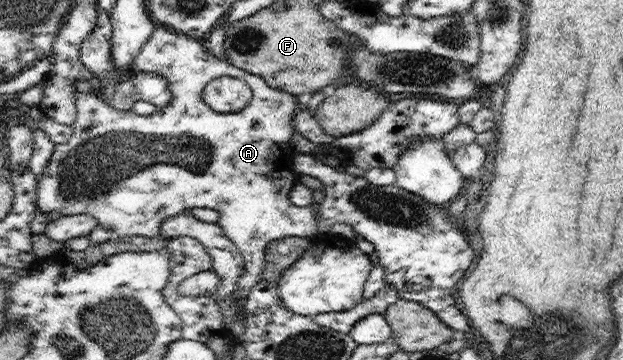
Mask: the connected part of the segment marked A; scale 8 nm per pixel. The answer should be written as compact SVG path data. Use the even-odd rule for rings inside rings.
M158 24L154 28L154 31L150 34L149 40L143 45L141 52L134 58L131 64L136 72L144 71L147 73L155 73L167 78L171 78L171 93L173 98L171 100L171 106L167 106L165 110L157 109L150 116L143 118L141 115L133 113L131 111L119 111L113 108L108 102L101 99L97 93L83 93L75 90L75 106L77 108L77 115L75 123L73 123L72 136L67 143L62 146L57 145L53 150L53 155L46 166L45 172L42 176L37 176L38 187L36 188L36 206L45 214L49 216L51 220L55 221L59 218L65 218L67 216L79 216L85 214L95 218L97 226L104 226L110 228L115 238L121 237L133 237L135 235L144 237L154 237L161 227L161 223L169 217L175 217L183 213L183 211L189 211L193 208L207 208L217 211L221 216L221 220L216 224L223 229L223 234L233 241L233 244L239 249L239 252L244 256L244 272L239 277L238 290L226 298L219 297L217 299L218 305L221 307L223 313L223 322L225 328L229 329L234 323L237 315L243 313L244 300L249 294L250 288L258 284L263 280L262 270L266 266L266 246L269 242L275 239L283 237L310 237L315 239L318 237L318 222L317 214L313 207L298 208L295 204L291 203L289 199L289 192L299 181L299 174L294 172L294 166L292 160L296 156L297 152L294 151L291 145L291 137L294 134L295 127L293 127L293 115L295 115L295 107L299 103L297 95L289 94L286 91L276 90L274 87L268 86L267 82L259 76L253 76L245 70L239 70L235 68L225 58L218 59L215 55L212 55L207 49L206 45L199 43L198 39L191 38L186 34L179 31L173 31L170 27ZM220 76L232 76L233 78L241 78L245 80L245 83L252 89L251 102L246 111L233 114L221 114L211 110L207 104L203 101L203 90L209 82L214 79L220 78Z

